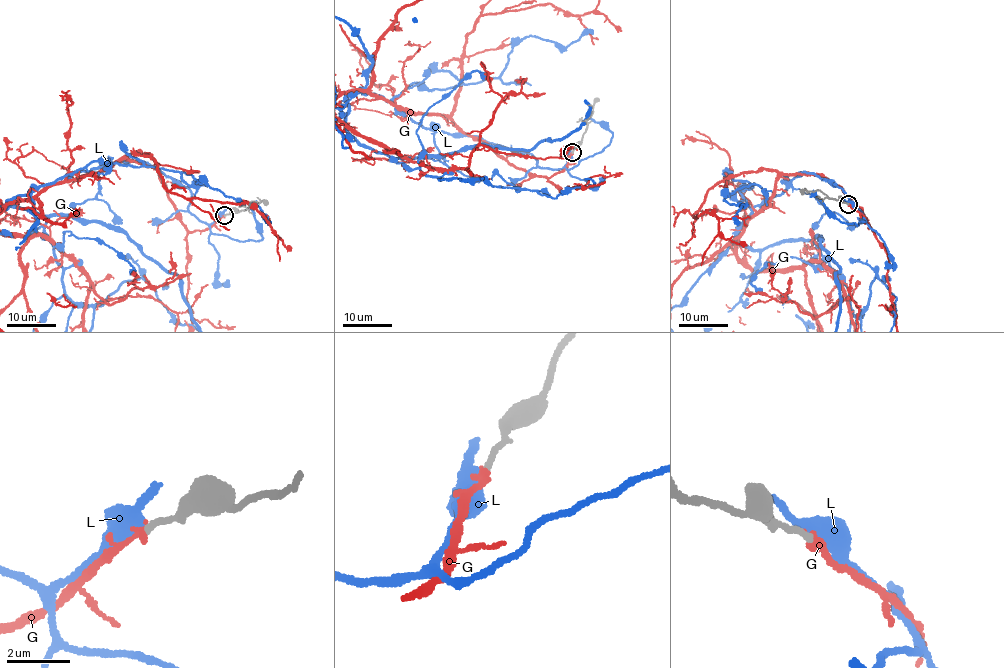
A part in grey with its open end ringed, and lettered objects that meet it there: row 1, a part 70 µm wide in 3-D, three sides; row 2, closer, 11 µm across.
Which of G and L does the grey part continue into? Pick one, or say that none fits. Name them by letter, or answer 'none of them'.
G

